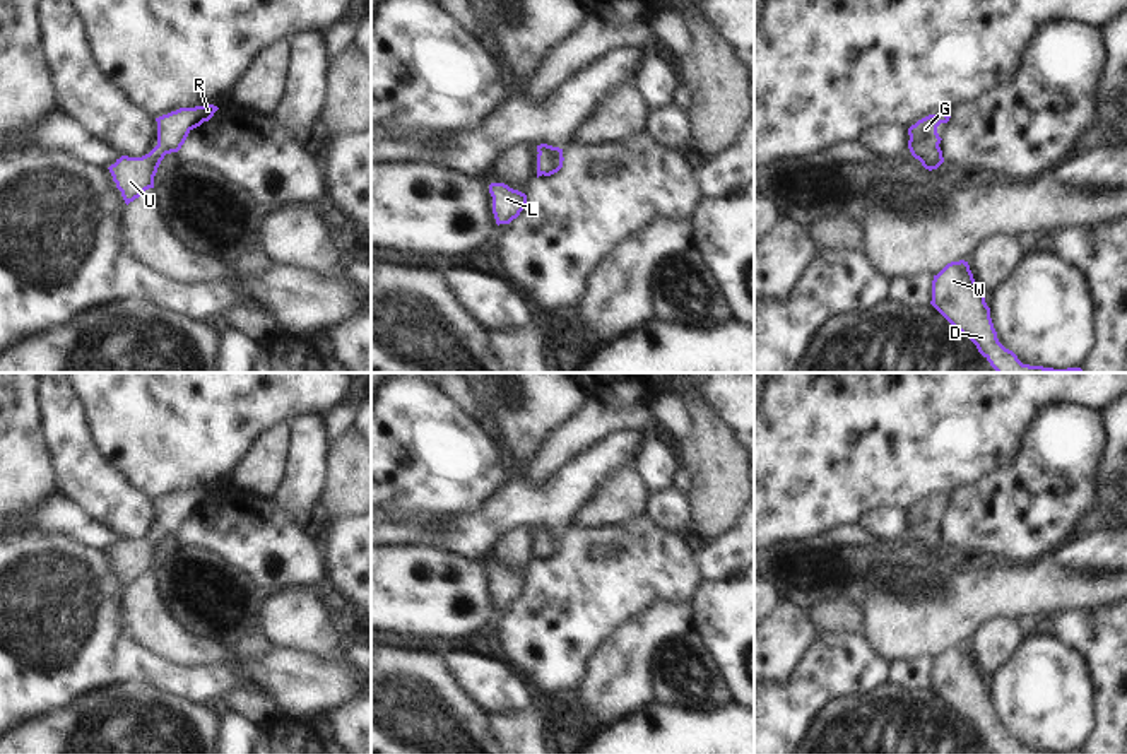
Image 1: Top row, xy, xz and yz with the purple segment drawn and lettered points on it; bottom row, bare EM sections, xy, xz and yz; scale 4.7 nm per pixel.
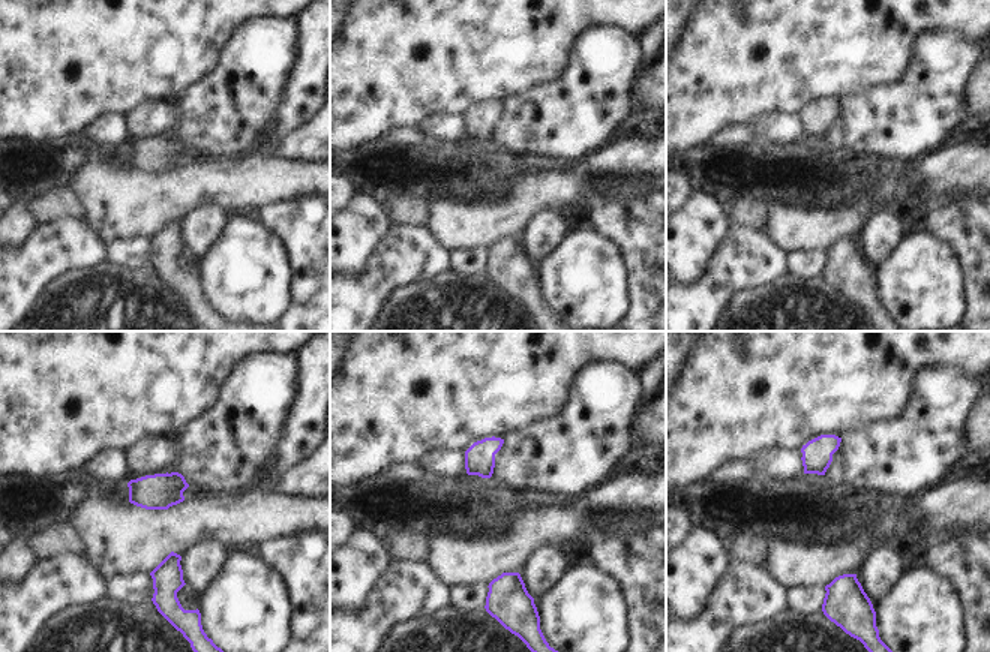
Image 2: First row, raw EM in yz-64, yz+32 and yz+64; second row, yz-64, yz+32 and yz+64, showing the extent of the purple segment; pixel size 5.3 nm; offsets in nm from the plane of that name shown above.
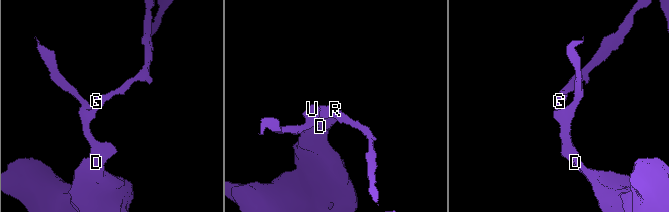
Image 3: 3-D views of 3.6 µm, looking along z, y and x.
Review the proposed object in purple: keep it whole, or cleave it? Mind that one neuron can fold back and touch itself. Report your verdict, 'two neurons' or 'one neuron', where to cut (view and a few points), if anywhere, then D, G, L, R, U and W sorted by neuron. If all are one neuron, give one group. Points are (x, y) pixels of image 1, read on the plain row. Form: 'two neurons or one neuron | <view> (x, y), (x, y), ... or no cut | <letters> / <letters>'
one neuron | no cut | D G L R U W

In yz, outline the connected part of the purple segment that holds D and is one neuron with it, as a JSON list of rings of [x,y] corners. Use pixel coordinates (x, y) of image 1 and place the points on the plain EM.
[[[965,643],[951,645],[934,658],[930,687],[977,728],[995,754],[1083,754],[1023,747],[1012,733],[1006,732],[997,722],[985,675]]]

